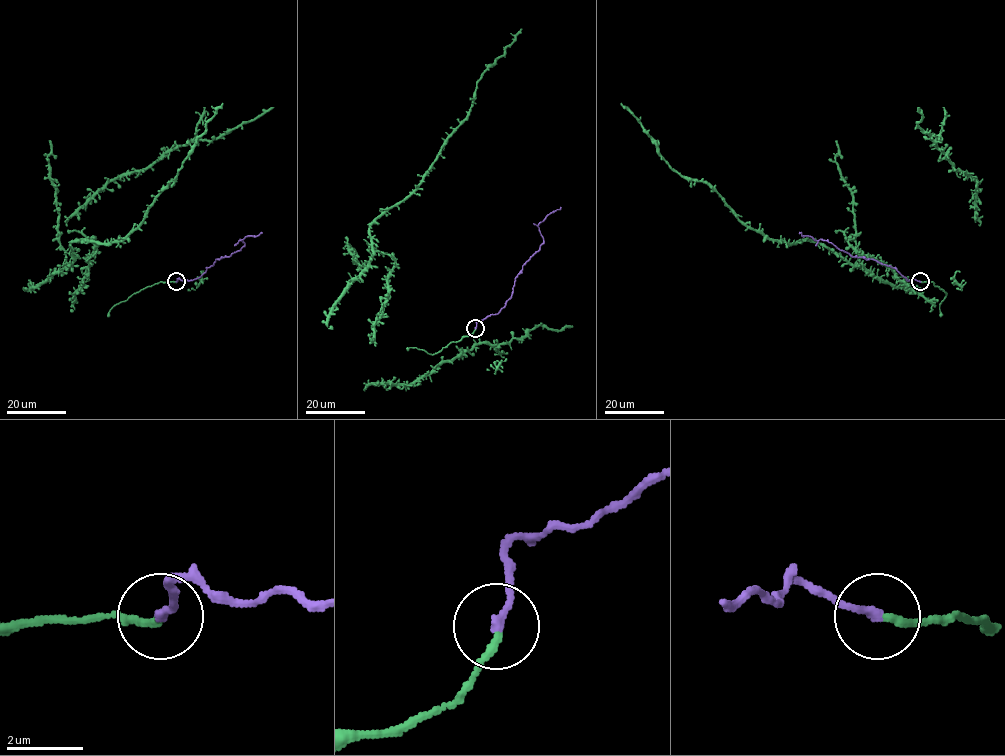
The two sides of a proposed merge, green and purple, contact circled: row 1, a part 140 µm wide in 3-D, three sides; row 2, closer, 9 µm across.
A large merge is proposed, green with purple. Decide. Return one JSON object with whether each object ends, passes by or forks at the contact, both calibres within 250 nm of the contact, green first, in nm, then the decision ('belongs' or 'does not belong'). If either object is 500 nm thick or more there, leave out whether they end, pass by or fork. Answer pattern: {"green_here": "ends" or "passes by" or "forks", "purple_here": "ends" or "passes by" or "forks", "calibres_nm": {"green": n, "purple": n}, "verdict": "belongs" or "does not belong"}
{"green_here": "ends", "purple_here": "ends", "calibres_nm": {"green": 200, "purple": 240}, "verdict": "belongs"}

